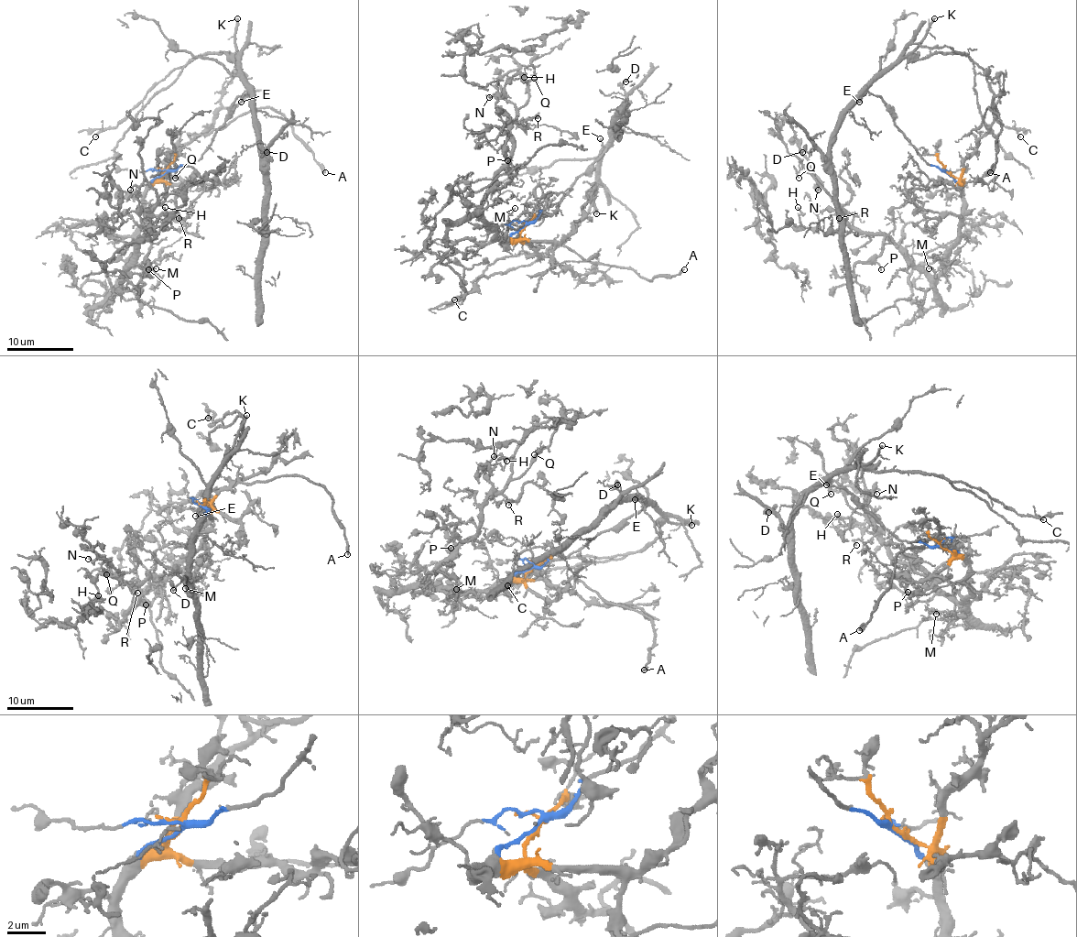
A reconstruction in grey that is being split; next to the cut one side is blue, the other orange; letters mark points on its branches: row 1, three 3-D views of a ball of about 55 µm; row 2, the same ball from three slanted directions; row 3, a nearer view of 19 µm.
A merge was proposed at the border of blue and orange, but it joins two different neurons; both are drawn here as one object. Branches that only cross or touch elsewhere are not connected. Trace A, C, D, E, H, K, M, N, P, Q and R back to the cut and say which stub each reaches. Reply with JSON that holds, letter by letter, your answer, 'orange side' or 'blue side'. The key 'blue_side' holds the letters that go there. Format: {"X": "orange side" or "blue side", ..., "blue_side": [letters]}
{"A": "orange side", "C": "blue side", "D": "blue side", "E": "blue side", "H": "orange side", "K": "blue side", "M": "orange side", "N": "orange side", "P": "orange side", "Q": "orange side", "R": "orange side", "blue_side": ["C", "D", "E", "K"]}

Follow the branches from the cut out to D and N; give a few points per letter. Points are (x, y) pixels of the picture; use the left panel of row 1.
D: (166, 172), (198, 160), (227, 109), (247, 92), (257, 142), (266, 157), (267, 148), (262, 150), (267, 152)
N: (166, 172), (145, 197), (145, 225), (123, 275), (135, 248), (153, 232), (156, 203), (146, 182), (129, 190)

